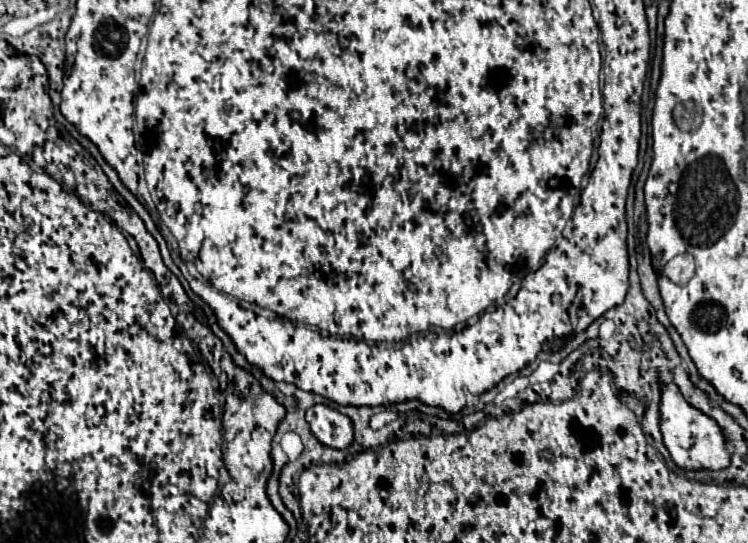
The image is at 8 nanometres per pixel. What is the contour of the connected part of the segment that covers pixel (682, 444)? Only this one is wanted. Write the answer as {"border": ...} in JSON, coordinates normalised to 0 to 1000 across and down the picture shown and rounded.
{"border":[[[892,707],[884,718],[884,799],[886,799],[886,814],[892,821],[892,829],[897,832],[897,843],[905,858],[910,862],[921,862],[921,866],[934,866],[934,862],[945,862],[945,866],[964,866],[969,858],[975,858],[975,832],[969,803],[964,799],[961,785],[956,781],[956,773],[951,773],[948,766],[943,766],[940,759],[924,751],[908,715],[902,707]]]}

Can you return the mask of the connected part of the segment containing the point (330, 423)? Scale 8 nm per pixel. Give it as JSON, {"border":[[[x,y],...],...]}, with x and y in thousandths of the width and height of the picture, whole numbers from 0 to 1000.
{"border":[[[421,744],[410,755],[410,781],[418,803],[440,825],[464,825],[472,814],[472,781],[469,773],[432,744]]]}

